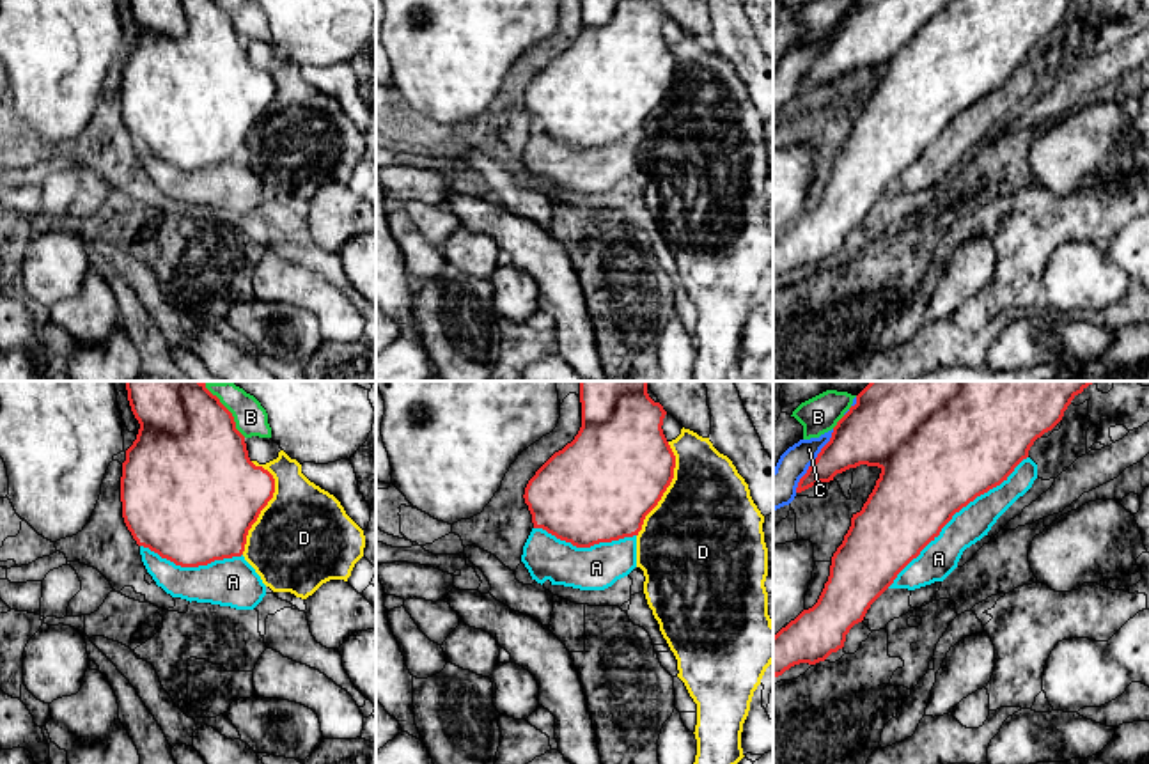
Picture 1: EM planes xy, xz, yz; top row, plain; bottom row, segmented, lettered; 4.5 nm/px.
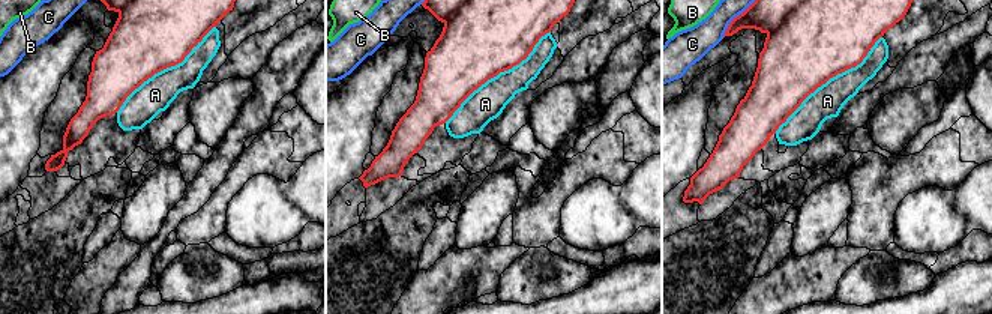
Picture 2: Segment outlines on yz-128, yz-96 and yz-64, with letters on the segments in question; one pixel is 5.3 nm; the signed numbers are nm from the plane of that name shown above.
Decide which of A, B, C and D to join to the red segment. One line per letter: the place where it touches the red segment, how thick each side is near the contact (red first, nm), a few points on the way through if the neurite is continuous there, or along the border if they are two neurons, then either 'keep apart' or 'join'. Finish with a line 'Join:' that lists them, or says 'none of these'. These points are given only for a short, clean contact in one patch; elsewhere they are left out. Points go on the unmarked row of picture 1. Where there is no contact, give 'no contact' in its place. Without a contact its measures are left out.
A: contact yz (954, 116); calibres 480 and 170 nm; keep apart
B: contact xy (233, 20); calibres 480 and 150 nm; keep apart
C: contact yz (814, 64); calibres 260 and 170 nm; keep apart
D: contact xy (266, 107); calibres 460 and 440 nm; keep apart
Join: none of these

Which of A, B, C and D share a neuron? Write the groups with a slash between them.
A / B D / C

